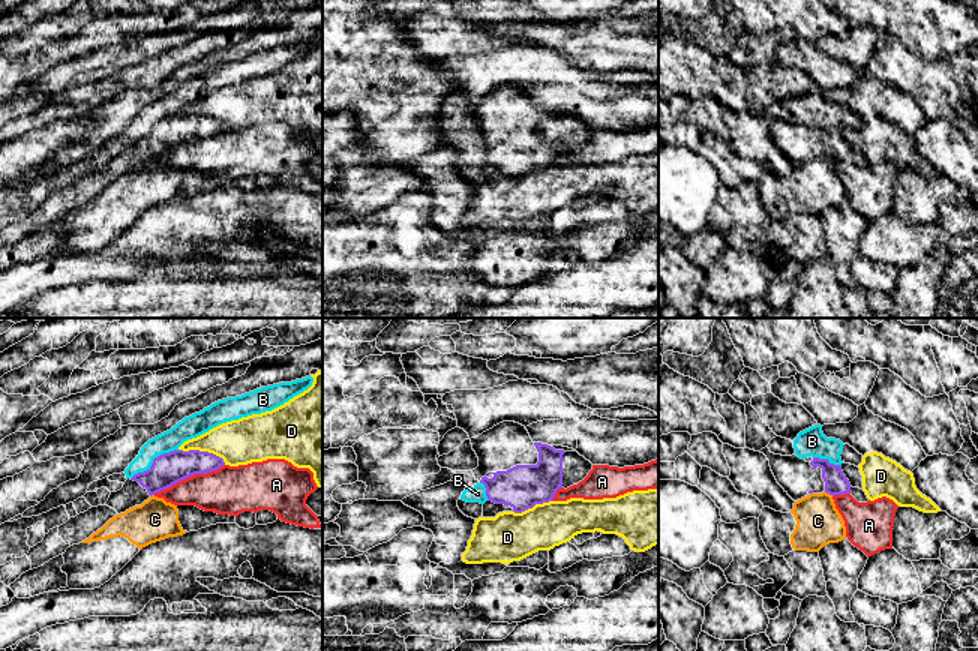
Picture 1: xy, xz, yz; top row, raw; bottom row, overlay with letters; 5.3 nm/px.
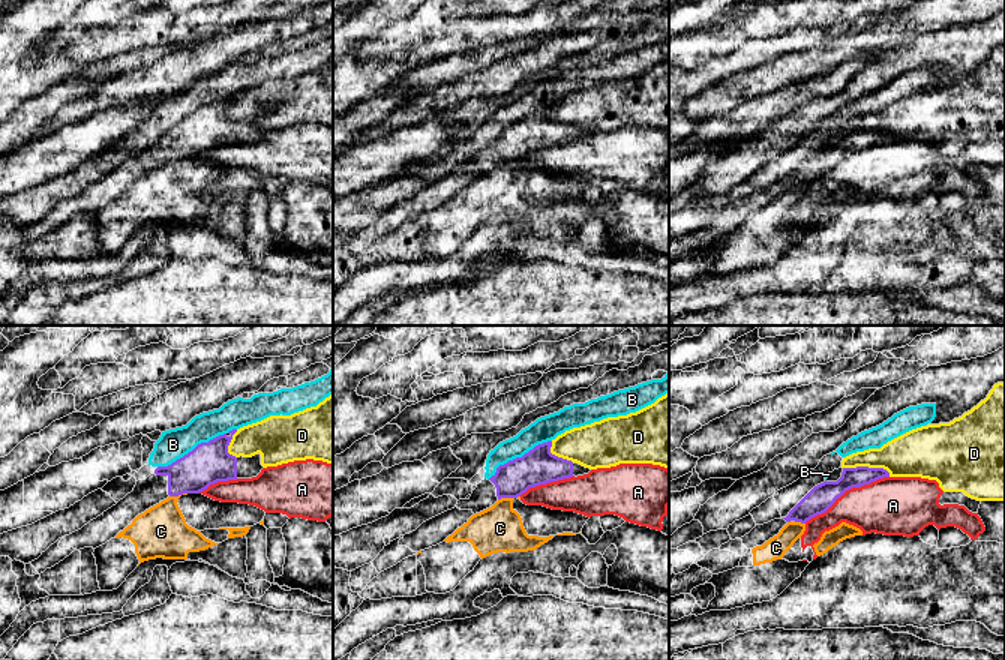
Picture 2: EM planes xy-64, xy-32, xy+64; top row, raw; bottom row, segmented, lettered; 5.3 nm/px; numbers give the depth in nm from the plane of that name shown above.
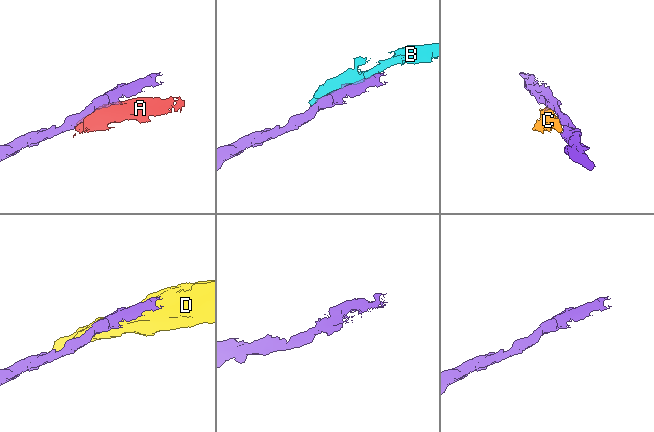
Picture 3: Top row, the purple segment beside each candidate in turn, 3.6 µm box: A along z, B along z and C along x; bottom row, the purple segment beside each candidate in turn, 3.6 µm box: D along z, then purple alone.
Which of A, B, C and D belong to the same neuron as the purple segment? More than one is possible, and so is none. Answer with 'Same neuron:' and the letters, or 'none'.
Same neuron: none

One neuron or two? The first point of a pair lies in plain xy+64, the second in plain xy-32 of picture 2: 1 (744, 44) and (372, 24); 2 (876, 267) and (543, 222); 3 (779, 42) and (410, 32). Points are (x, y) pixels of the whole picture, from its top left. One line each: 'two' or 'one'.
1: two
2: one
3: two

